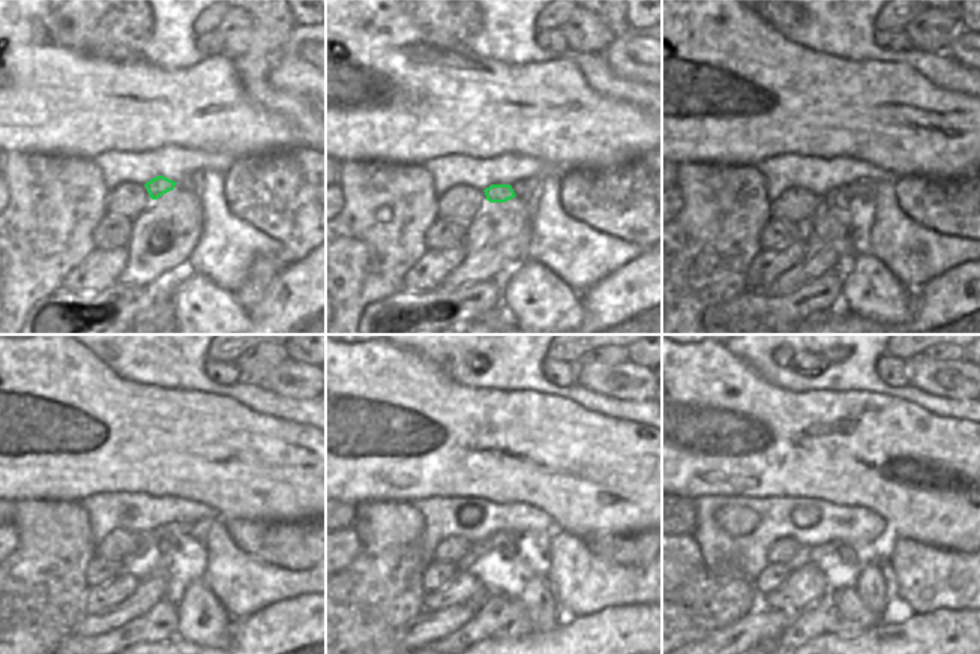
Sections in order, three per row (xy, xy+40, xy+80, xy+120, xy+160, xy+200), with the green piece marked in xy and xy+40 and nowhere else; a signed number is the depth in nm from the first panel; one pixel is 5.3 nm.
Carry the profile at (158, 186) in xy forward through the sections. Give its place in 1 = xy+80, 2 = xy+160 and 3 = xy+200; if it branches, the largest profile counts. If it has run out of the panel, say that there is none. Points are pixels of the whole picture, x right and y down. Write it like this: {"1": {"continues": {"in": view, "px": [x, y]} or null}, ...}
{"1": {"continues": {"in": "xy+80", "px": [838, 197]}}, "2": {"continues": {"in": "xy+160", "px": [505, 549]}}, "3": {"continues": {"in": "xy+200", "px": [847, 552]}}}

